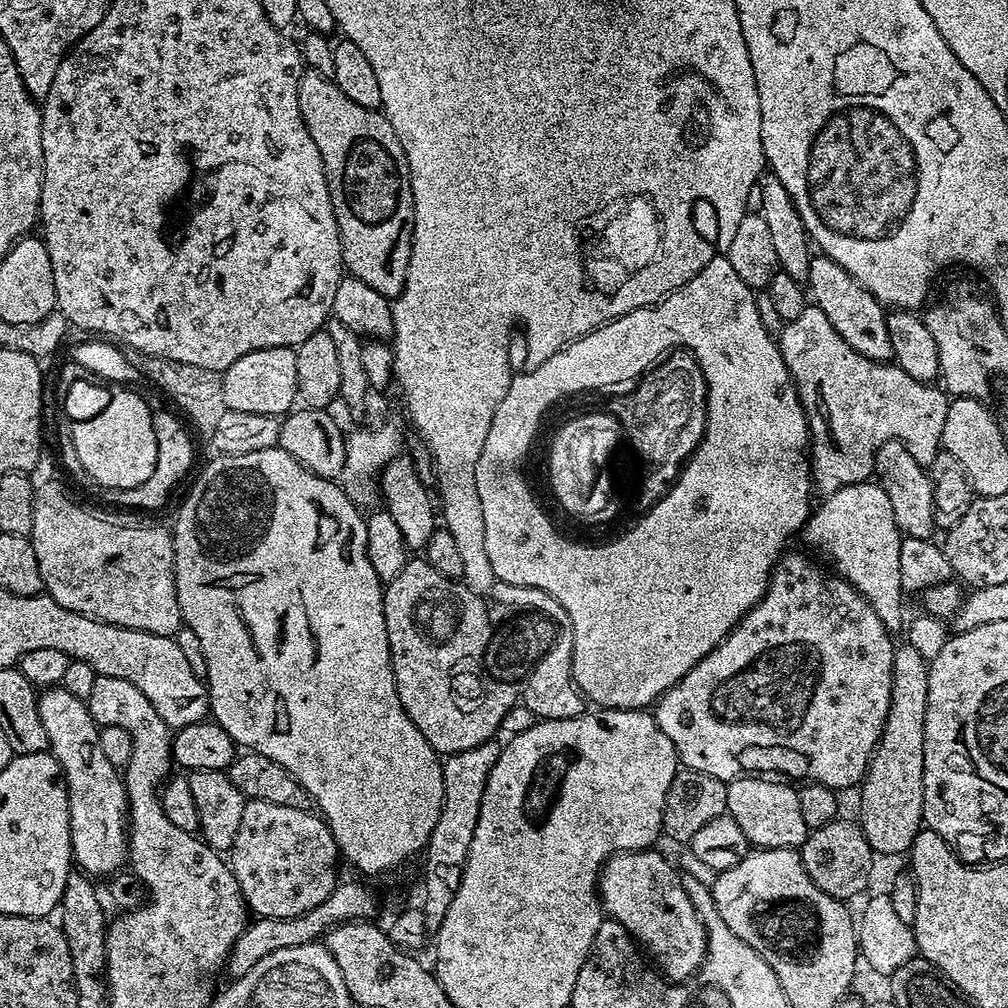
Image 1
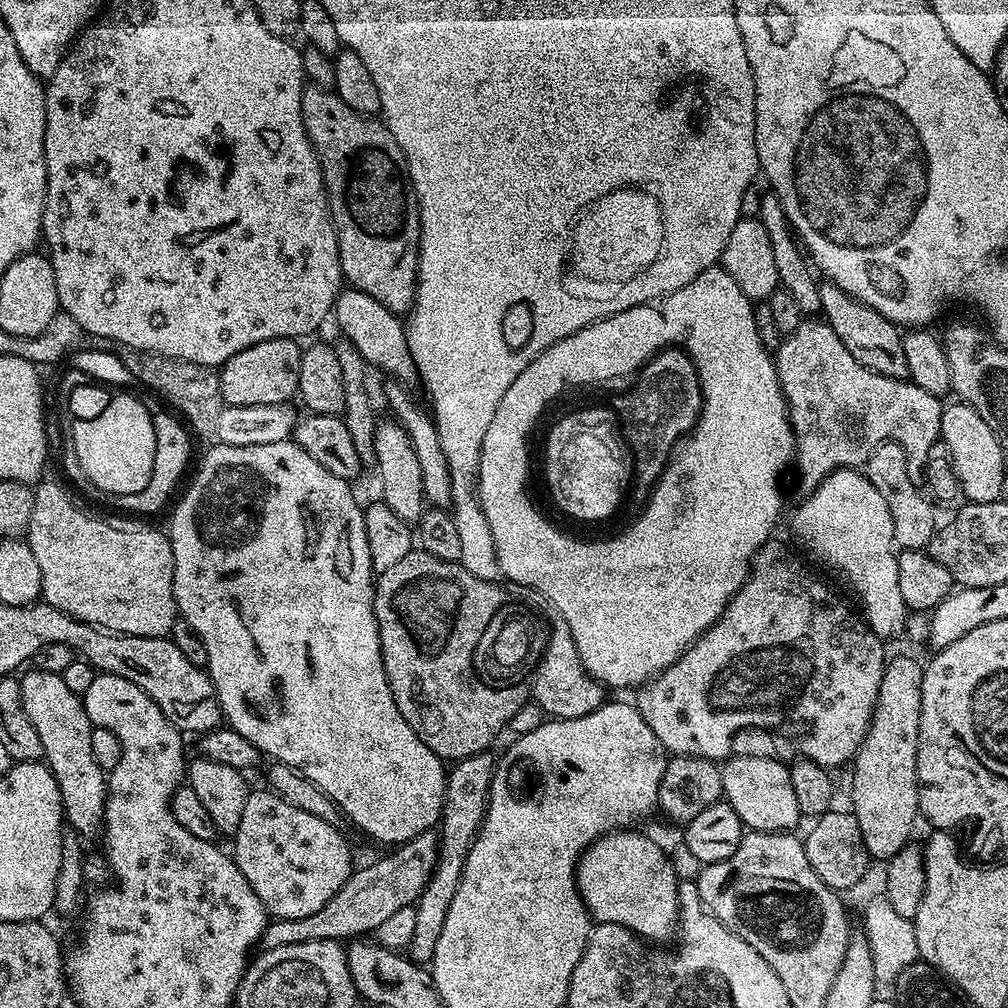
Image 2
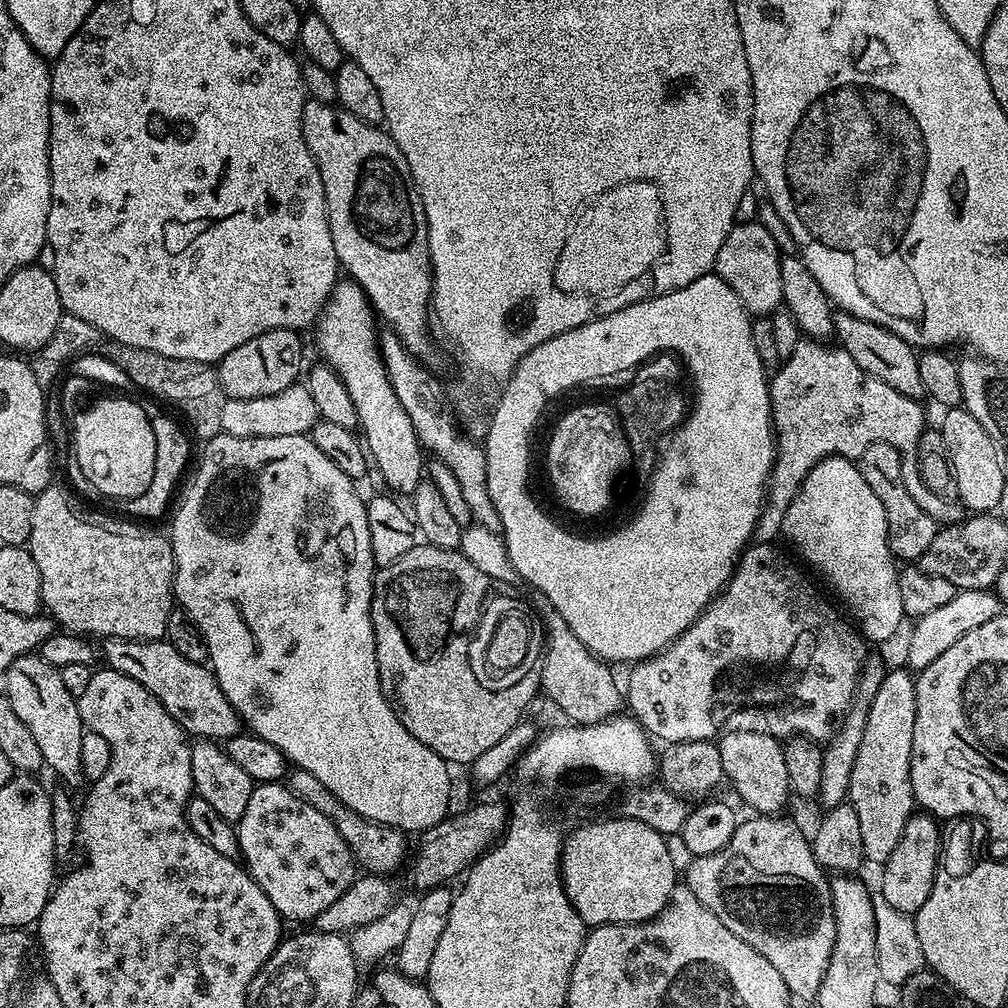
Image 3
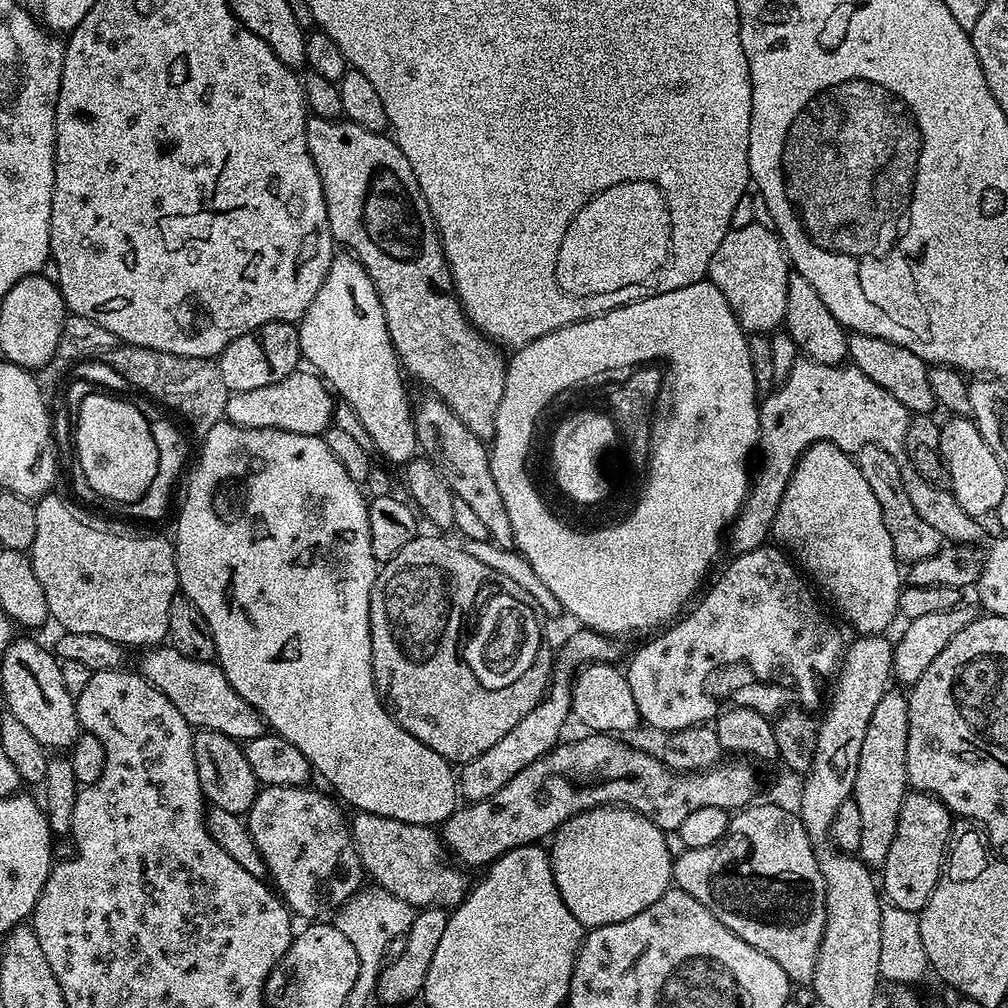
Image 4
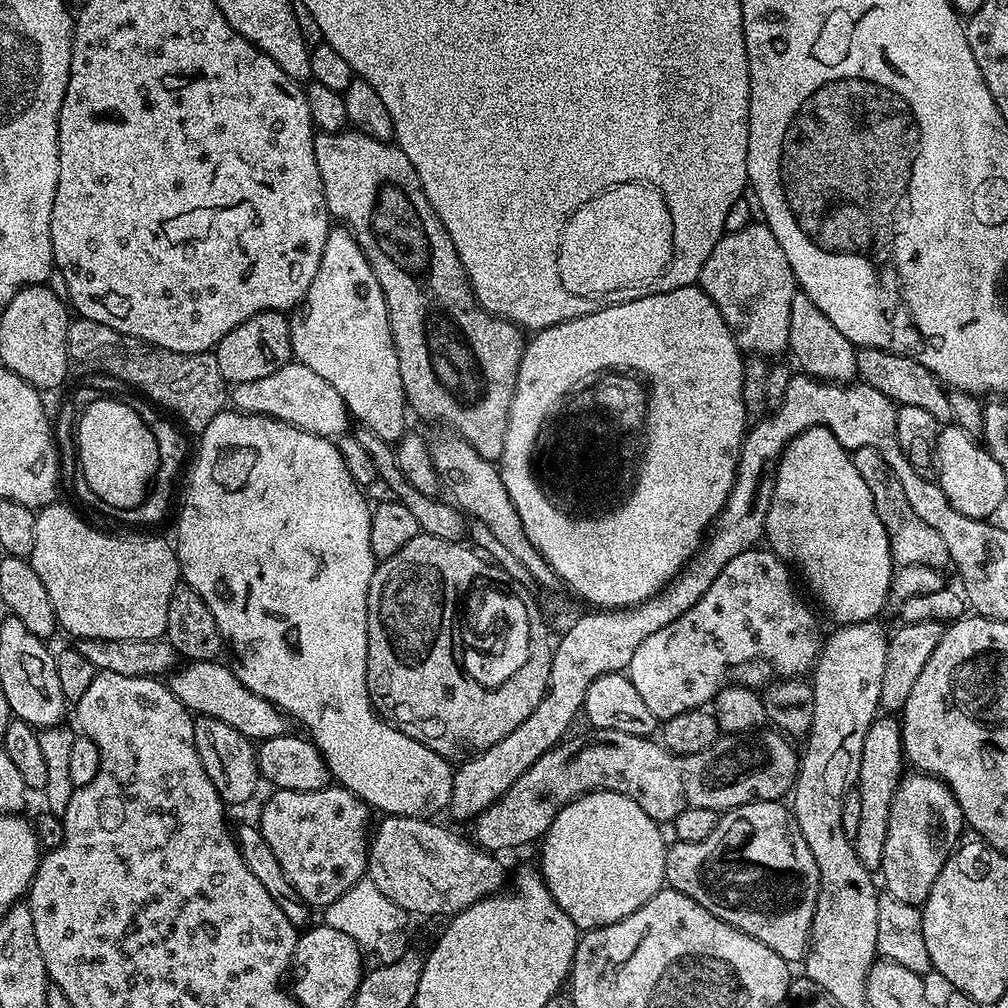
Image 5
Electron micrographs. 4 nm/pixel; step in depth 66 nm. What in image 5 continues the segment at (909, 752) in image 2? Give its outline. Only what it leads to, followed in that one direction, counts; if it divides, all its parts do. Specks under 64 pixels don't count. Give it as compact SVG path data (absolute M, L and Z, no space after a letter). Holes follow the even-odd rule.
M892 714L877 715L870 730L866 730L866 742L862 742L862 762L858 781L862 814L858 821L858 834L854 838L858 858L862 866L869 870L879 869L882 862L882 850L886 850L886 828L890 826L890 806L905 772L906 761L900 721Z

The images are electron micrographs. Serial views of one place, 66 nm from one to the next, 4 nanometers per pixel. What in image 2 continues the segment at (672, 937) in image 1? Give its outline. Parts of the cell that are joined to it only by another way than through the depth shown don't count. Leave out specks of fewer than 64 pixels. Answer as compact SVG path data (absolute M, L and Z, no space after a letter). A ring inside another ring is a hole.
M617 830L589 845L576 865L576 885L588 908L588 914L596 924L617 924L635 932L648 942L664 942L668 935L675 933L680 918L678 902L678 875L672 869L668 856L640 830Z

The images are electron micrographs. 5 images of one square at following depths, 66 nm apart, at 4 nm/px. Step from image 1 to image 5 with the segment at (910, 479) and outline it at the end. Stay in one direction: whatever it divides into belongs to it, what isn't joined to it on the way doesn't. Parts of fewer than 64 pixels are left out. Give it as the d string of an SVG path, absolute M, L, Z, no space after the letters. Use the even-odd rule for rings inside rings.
M858 448L851 453L854 466L858 466L858 474L870 486L870 494L874 498L874 510L878 510L878 518L882 518L882 526L888 535L893 561L897 565L917 564L941 570L949 567L948 551L942 537L922 522L918 514L914 514L910 501L906 499L906 490L898 482L898 478L886 466L886 462L873 448Z

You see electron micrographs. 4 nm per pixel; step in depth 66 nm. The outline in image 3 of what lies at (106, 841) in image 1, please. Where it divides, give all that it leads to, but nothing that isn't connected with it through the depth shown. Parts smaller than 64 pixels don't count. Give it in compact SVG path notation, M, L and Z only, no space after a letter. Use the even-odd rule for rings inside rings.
M38 654L14 658L14 662L3 673L6 698L14 706L18 718L30 729L30 734L38 741L45 765L53 768L69 789L85 783L82 770L82 738L86 731L80 711L76 705L77 697L66 690L60 677L60 669L50 666Z

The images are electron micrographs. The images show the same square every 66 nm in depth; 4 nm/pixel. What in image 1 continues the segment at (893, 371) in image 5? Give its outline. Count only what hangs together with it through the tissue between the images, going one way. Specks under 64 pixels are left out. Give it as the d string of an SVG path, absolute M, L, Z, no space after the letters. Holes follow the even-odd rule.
M823 254L813 255L806 288L814 307L822 310L822 314L826 314L830 326L834 326L838 334L842 334L842 339L853 350L858 350L858 354L871 360L881 362L892 360L890 330L886 330L888 312L885 305L881 304L875 296L870 295L842 266L838 266L834 258Z

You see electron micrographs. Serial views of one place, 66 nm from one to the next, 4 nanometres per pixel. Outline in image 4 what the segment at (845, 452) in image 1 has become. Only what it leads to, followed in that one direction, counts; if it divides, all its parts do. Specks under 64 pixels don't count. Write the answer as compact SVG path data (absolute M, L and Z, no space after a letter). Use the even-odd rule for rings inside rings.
M807 358L798 359L790 376L786 378L786 382L782 382L775 390L767 393L760 404L760 443L758 445L760 465L757 468L755 465L750 476L748 497L744 499L740 513L730 525L730 531L726 536L727 547L729 544L734 550L733 553L739 554L755 548L763 548L769 543L774 518L778 514L778 502L794 474L796 463L811 444L817 444L823 440L838 446L849 454L859 452L860 448L867 444L873 444L886 450L886 454L890 454L890 458L894 458L895 464L898 465L898 470L902 474L902 482L906 486L906 494L910 494L910 502L914 506L914 510L918 510L918 515L929 526L934 526L934 530L938 530L938 534L945 541L965 546L975 545L975 540L980 540L984 536L984 528L980 525L983 523L977 517L968 516L966 510L962 510L962 506L958 506L951 490L939 484L926 482L922 478L922 474L918 474L918 470L914 470L914 462L910 462L904 449L909 419L908 408L902 406L902 402L898 402L898 398L894 398L894 394L886 394L886 390L882 390L882 386L878 386L878 382L870 382L870 378L866 378L866 374L862 374L862 370L844 364L823 364Z

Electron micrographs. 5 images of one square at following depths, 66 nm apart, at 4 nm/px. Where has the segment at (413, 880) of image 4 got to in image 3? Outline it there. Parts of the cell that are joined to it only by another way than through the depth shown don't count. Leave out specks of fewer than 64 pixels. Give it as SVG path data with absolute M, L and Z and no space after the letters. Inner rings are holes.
M296 768L289 771L286 776L286 787L298 798L302 798L302 802L314 806L314 810L321 811L330 818L330 822L334 822L334 830L342 834L342 842L346 842L350 854L365 873L392 874L400 863L400 867L405 863L406 853L410 848L409 841L404 841L407 840L405 833L398 828L391 828L385 824L362 818L362 814L350 810L346 802L334 798L334 794L330 794L330 790L326 790L326 786L322 786L322 782L318 782L318 778L310 774L310 770Z

